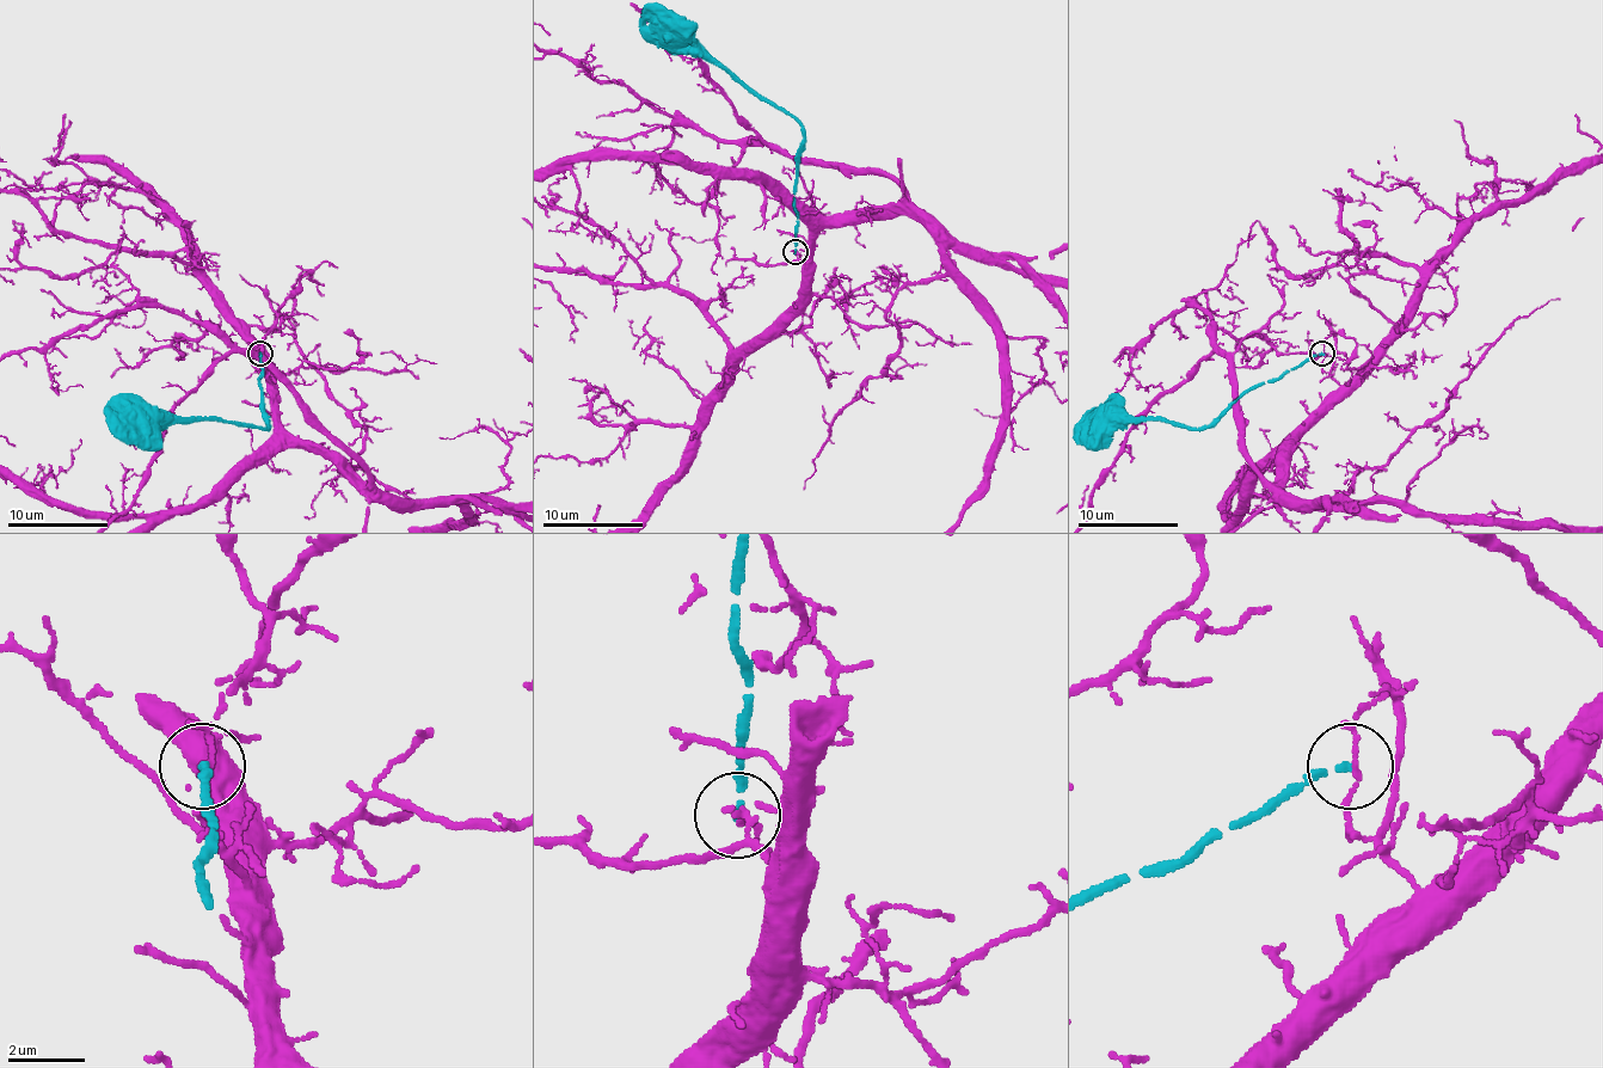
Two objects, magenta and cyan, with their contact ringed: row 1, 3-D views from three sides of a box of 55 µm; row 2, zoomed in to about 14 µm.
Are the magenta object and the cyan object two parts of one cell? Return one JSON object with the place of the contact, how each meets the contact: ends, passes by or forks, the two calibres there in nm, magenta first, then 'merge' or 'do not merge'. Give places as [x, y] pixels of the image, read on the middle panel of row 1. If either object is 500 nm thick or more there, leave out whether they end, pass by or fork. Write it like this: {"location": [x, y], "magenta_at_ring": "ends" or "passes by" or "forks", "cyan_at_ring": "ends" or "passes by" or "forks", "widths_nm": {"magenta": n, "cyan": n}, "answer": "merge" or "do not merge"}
{"location": [794, 252], "magenta_at_ring": "passes by", "cyan_at_ring": "ends", "widths_nm": {"magenta": 120, "cyan": 170}, "answer": "do not merge"}

